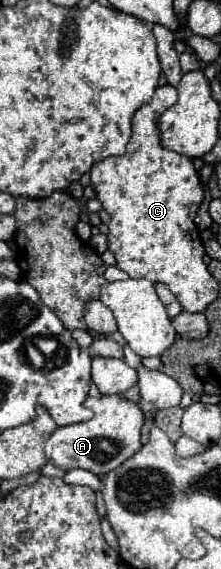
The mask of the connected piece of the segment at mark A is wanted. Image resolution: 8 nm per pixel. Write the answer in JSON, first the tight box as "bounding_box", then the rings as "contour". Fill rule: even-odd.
{"bounding_box":[46,394,146,476],"contour":[[[120,394],[100,398],[90,396],[84,404],[94,412],[92,420],[56,428],[46,440],[46,458],[62,470],[84,468],[96,476],[102,476],[118,468],[142,448],[142,426],[146,422],[146,414],[136,402],[130,402]]]}

